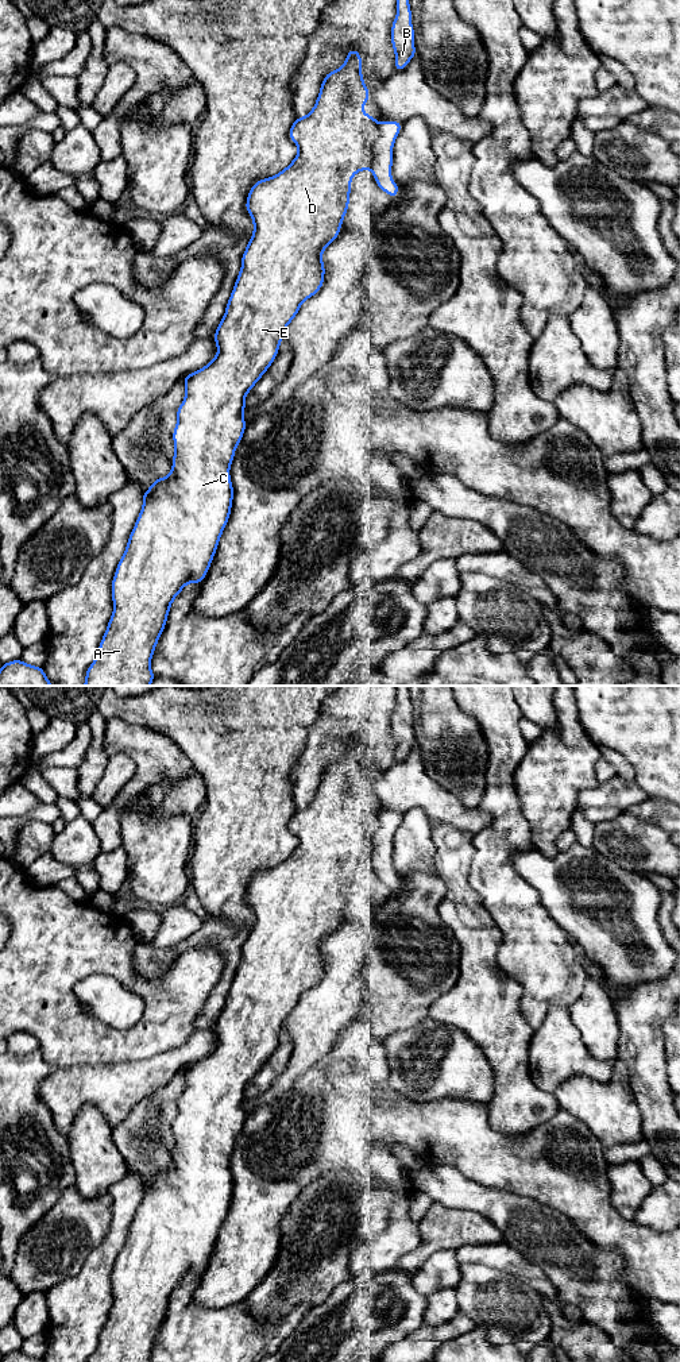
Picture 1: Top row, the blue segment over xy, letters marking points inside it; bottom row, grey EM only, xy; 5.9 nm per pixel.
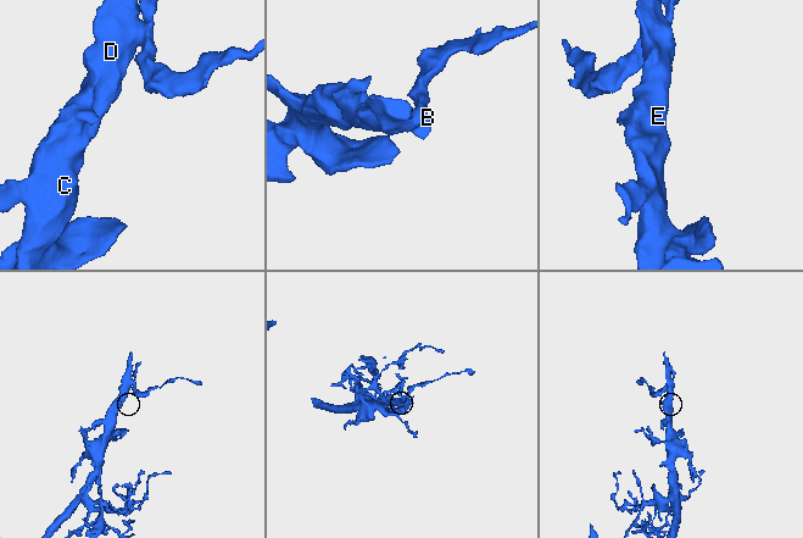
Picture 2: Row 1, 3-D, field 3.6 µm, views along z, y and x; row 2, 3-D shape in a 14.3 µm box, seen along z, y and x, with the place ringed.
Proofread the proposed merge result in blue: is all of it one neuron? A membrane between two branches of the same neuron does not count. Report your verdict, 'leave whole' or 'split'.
split

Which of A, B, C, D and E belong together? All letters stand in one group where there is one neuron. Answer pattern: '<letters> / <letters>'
A C D E / B

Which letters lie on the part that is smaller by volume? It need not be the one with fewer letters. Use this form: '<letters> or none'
B

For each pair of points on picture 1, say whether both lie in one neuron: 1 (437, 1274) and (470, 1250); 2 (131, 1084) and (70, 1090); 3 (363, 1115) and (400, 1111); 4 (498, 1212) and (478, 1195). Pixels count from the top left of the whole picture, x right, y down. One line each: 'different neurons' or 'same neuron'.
1: different neurons
2: same neuron
3: same neuron
4: same neuron

